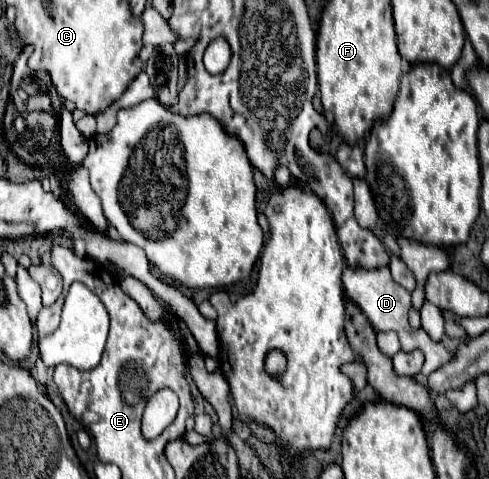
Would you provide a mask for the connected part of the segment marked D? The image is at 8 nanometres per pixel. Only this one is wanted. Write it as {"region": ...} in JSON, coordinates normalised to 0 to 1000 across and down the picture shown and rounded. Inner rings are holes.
{"region":[[[791,555],[783,559],[706,559],[701,564],[701,597],[710,618],[742,647],[742,656],[755,664],[755,672],[763,676],[767,689],[808,689],[820,706],[820,722],[836,722],[836,731],[861,731],[869,739],[865,762],[865,781],[881,781],[890,768],[902,768],[910,756],[922,752],[922,735],[910,731],[906,722],[906,747],[902,747],[902,714],[881,710],[881,701],[873,693],[845,693],[832,676],[832,656],[840,647],[840,614],[816,597],[804,580]]]}

